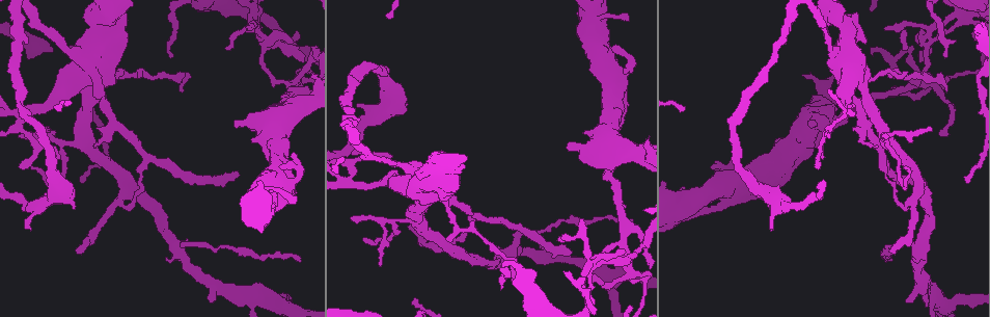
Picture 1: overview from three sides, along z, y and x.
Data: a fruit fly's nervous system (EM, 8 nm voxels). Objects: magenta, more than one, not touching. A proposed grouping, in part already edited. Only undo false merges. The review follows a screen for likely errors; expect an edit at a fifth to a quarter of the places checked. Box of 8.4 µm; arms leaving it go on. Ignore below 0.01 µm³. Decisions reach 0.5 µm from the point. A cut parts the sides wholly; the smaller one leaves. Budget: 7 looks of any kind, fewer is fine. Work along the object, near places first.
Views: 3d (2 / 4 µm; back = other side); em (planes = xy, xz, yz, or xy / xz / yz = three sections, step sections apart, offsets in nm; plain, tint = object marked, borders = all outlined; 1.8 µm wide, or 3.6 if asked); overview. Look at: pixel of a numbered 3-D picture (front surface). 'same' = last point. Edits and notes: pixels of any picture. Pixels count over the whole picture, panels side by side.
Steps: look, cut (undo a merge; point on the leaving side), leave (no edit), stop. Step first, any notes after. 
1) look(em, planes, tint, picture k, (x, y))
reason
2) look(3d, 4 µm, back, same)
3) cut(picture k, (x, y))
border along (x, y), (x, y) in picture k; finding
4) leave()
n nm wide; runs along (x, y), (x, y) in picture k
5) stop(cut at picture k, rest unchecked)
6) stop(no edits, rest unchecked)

look(em, planes, tint, picture 1, (609, 279))
arms part here

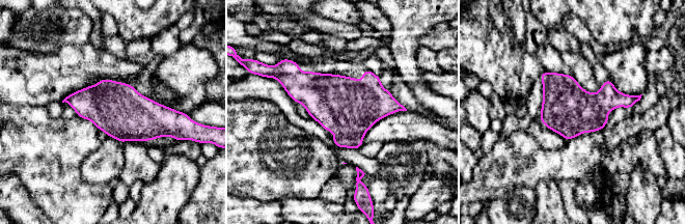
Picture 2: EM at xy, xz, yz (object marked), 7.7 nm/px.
leave()
400 nm wide; all the same cell

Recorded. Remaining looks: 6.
look(3d, 2 µm, picture 1, (765, 182))
sudden change in width

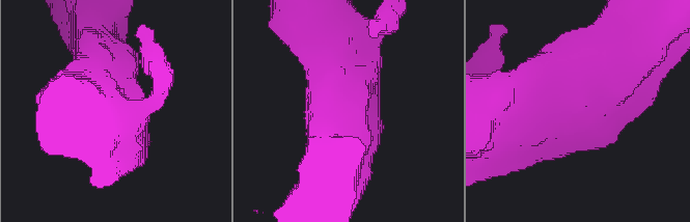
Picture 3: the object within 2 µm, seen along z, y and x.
look(em, planes, tint, picture 3, (584, 113))
arms of 460, 460 nm

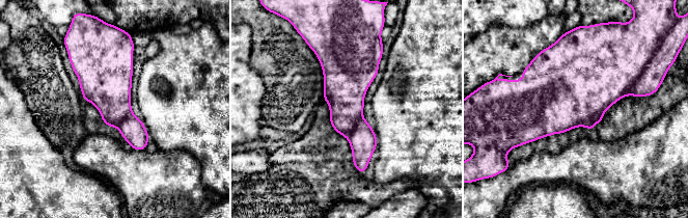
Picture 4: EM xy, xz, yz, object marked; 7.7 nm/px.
cut(picture 4, (649, 82))
320 nm wide; two cells meet here

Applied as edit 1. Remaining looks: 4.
look(overview)
see it whole again

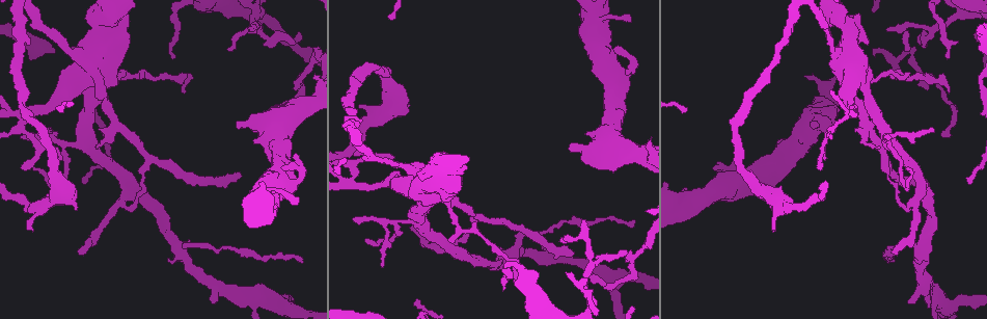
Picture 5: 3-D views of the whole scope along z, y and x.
look(3d, 4 µm, picture 5, (98, 74))
small branch off a trunk

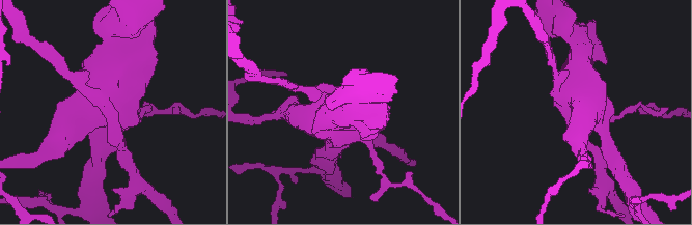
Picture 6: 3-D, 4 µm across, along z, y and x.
look(em, 3.6 µm, xz, step 4, tint, picture 6, (110, 105))

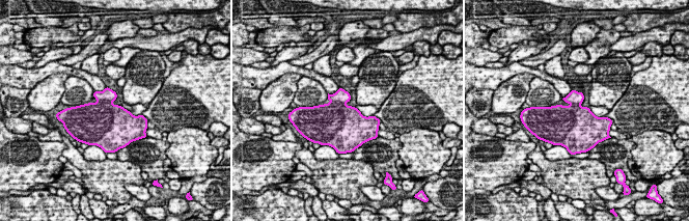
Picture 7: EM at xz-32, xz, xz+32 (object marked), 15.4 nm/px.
cut(picture 7, (107, 94))
border along (99, 100), (110, 103) in picture 7; two cells meet here

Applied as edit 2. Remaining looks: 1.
stop(cut at picture 4, cut at picture 7, rest unchecked)

